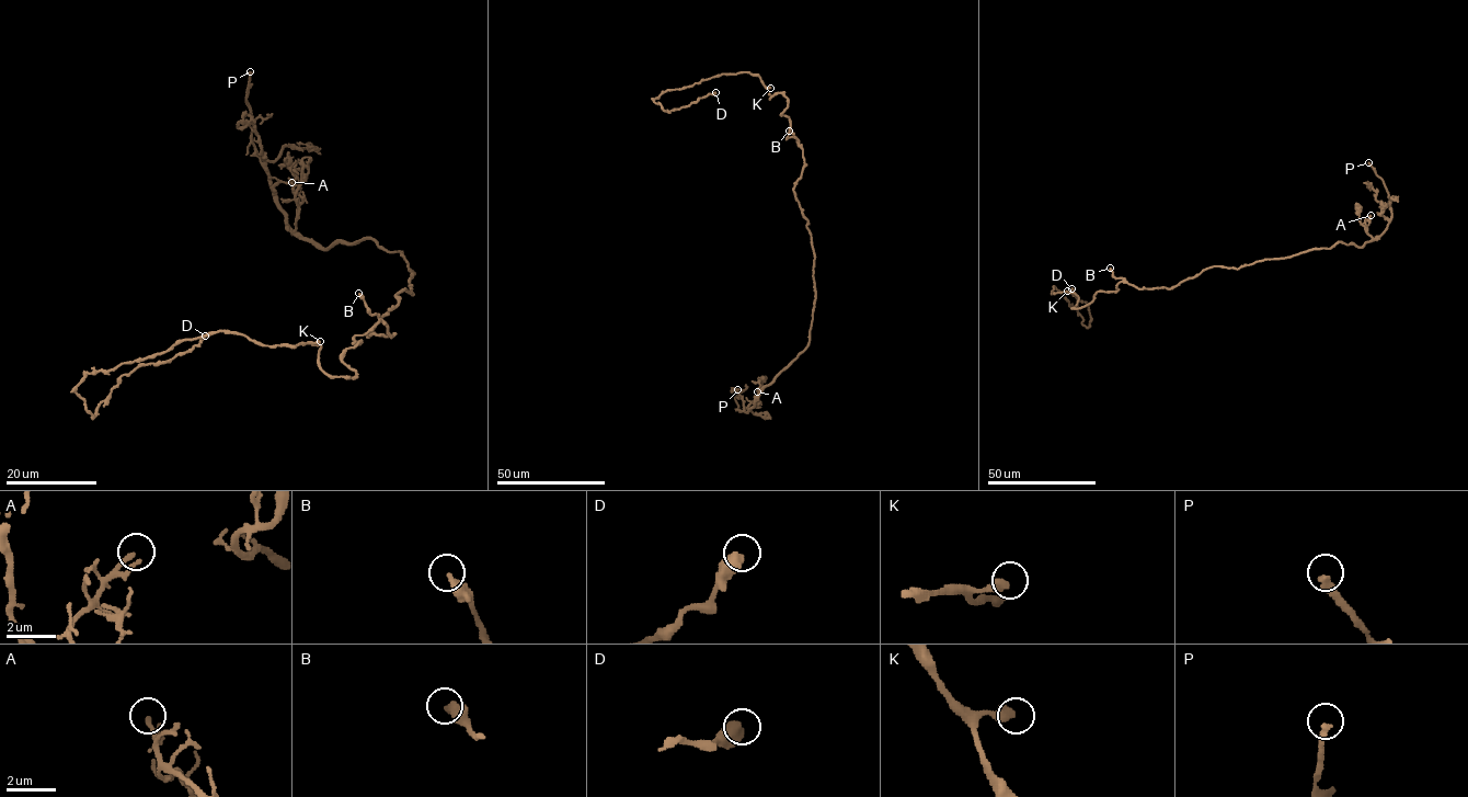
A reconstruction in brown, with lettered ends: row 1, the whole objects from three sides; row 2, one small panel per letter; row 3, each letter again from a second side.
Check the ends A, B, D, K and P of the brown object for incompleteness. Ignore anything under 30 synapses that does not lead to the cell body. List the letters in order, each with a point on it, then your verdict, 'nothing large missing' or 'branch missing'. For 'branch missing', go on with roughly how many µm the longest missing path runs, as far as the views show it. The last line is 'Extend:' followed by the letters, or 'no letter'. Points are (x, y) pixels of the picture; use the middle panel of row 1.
A: at (757, 391); nothing large missing
B: at (789, 131); branch missing; about 120 µm are missing
D: at (715, 92); nothing large missing
K: at (770, 88); nothing large missing
P: at (737, 389); branch missing; about 3 µm are missing
Extend: B, P

